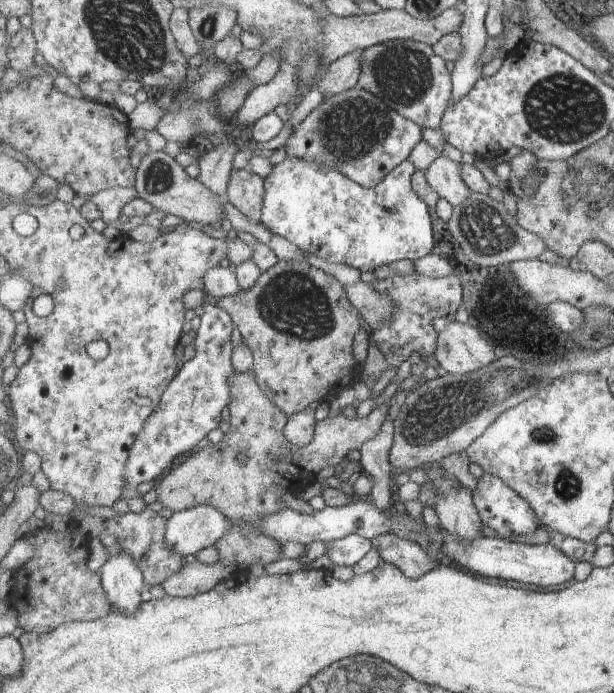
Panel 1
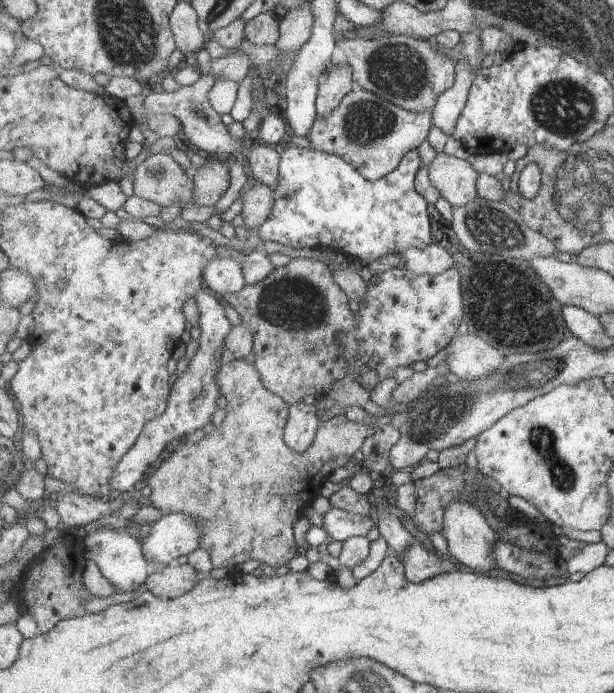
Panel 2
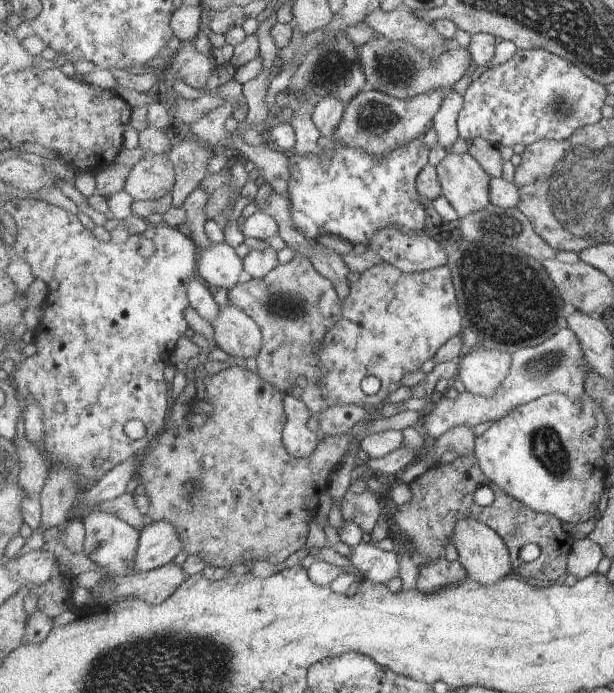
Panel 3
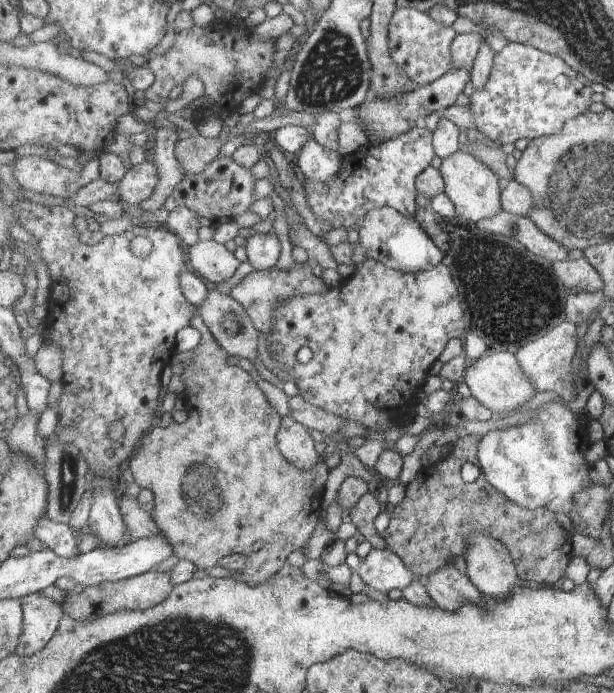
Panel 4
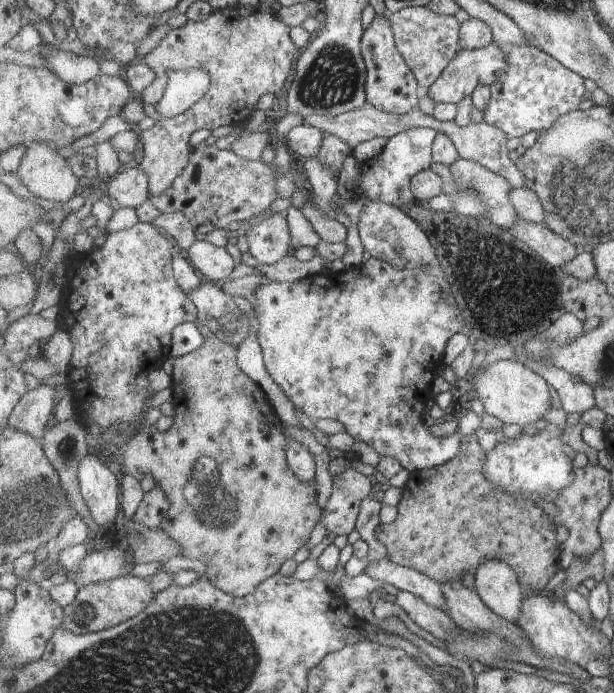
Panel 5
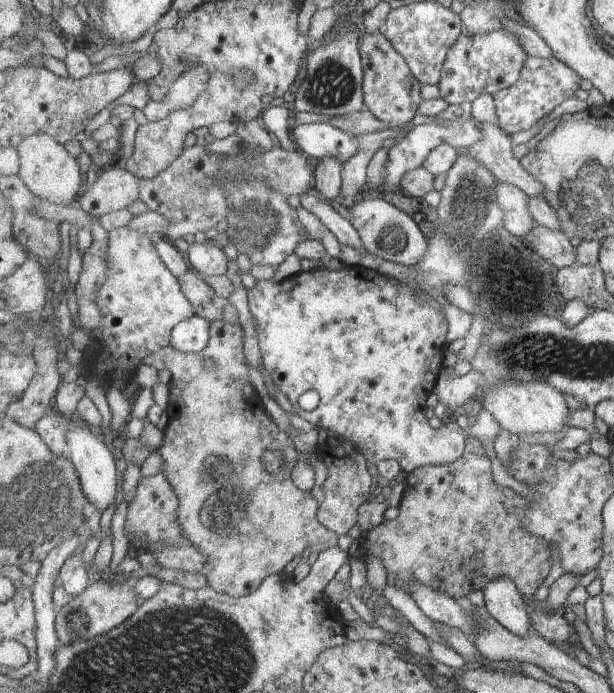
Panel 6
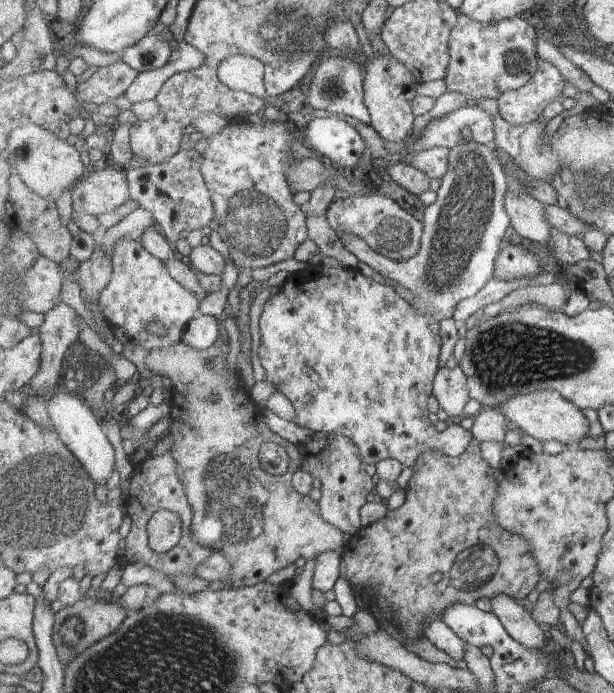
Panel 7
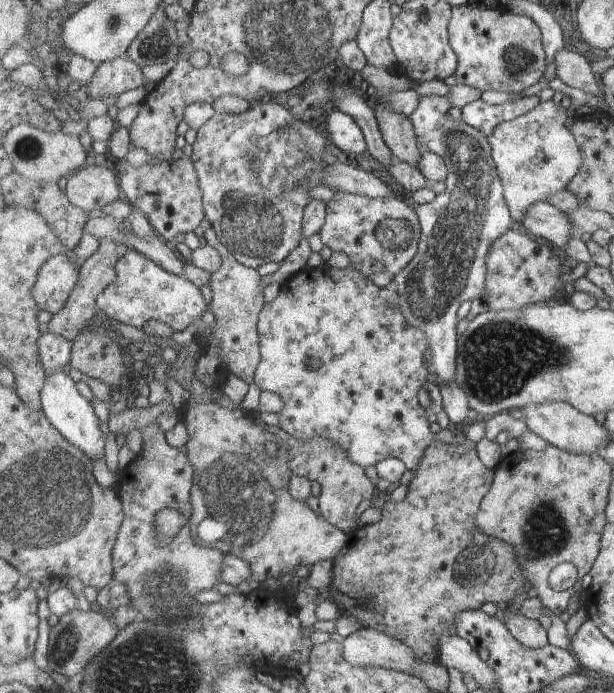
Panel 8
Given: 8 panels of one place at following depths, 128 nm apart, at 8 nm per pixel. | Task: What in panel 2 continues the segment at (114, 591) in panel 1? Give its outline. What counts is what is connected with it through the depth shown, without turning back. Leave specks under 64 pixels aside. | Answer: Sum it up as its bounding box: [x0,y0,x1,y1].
[83,528,151,592]

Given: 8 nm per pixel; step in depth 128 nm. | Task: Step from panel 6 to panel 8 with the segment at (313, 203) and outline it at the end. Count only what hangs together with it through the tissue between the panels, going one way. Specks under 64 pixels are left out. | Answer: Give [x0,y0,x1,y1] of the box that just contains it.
[396,96,514,387]

